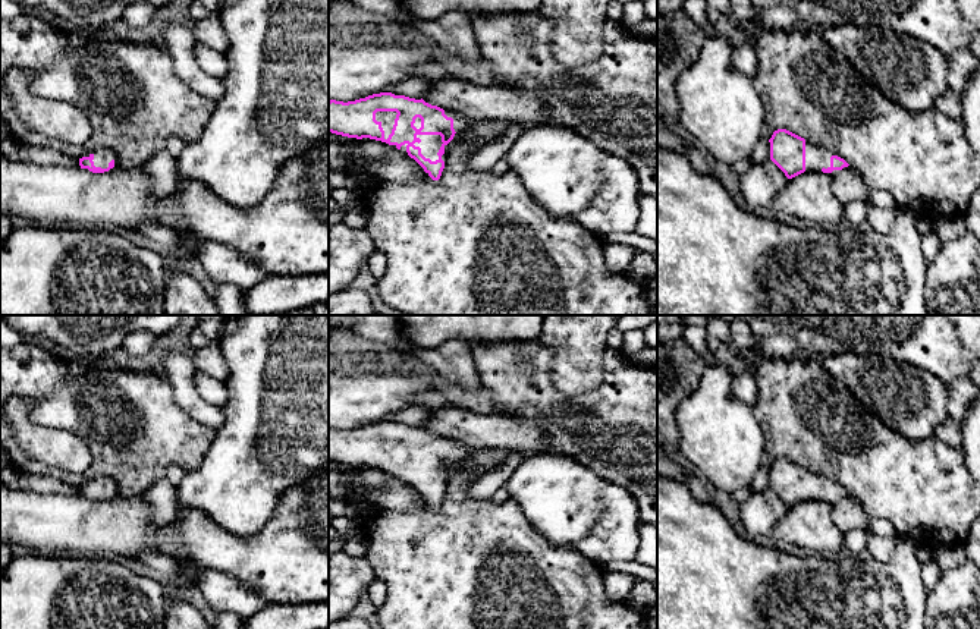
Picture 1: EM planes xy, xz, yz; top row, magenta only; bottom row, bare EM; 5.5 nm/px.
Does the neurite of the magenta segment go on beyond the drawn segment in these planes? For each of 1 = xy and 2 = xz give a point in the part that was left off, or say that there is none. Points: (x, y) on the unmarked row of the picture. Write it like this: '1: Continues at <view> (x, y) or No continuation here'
1: Continues at xy (101, 486)
2: Continues at xz (430, 472)

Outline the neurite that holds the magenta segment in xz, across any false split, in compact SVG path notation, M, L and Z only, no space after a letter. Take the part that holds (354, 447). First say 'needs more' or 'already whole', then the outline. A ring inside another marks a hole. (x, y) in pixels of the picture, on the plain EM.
needs more; M392 421L373 422L355 430L329 430L329 460L348 466L370 466L398 477L402 482L414 487L424 500L437 510L445 497L449 471L462 460L468 447L452 438L443 438L425 431Z

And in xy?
needs more; M100 477L85 481L82 487L76 487L76 493L92 501L111 500L119 496L117 484L109 477Z

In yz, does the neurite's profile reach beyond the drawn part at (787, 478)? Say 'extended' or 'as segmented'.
extended

